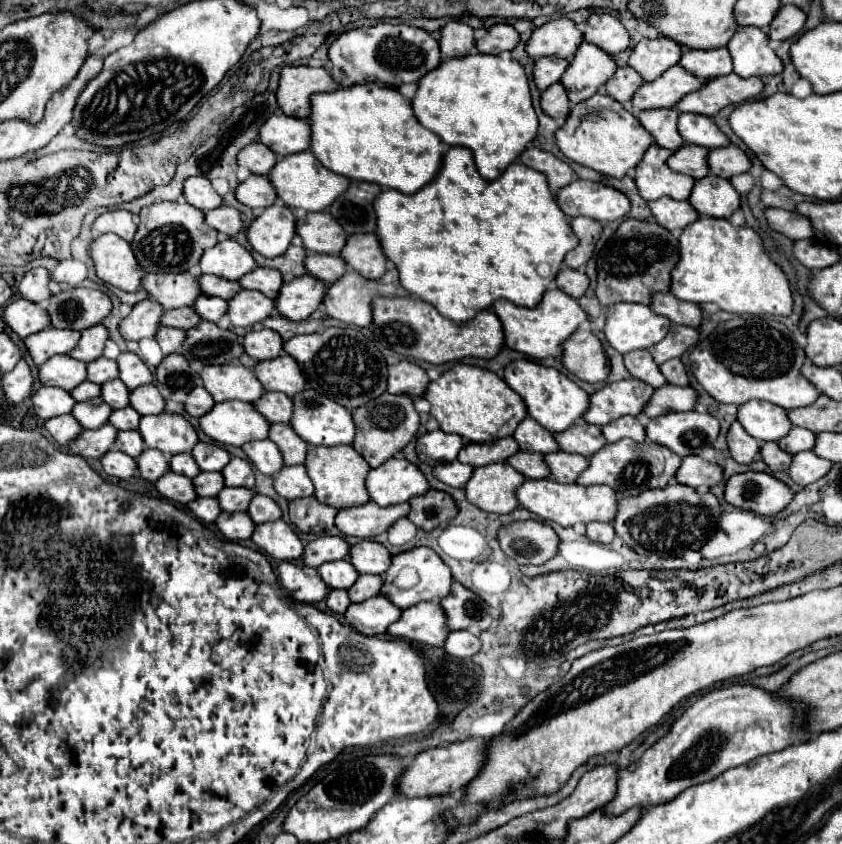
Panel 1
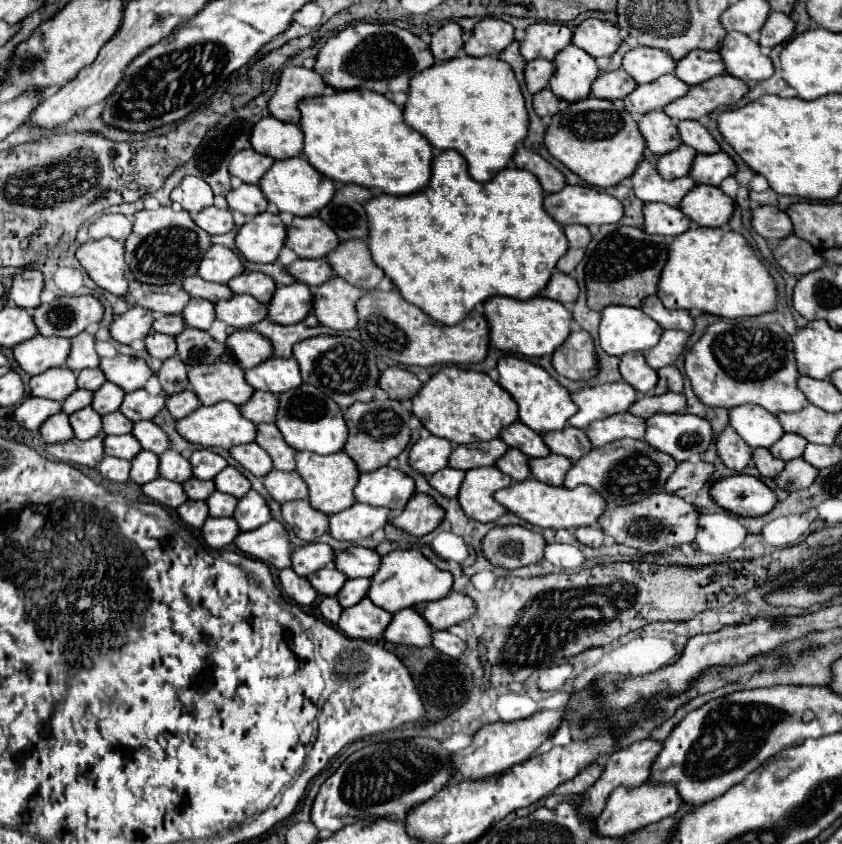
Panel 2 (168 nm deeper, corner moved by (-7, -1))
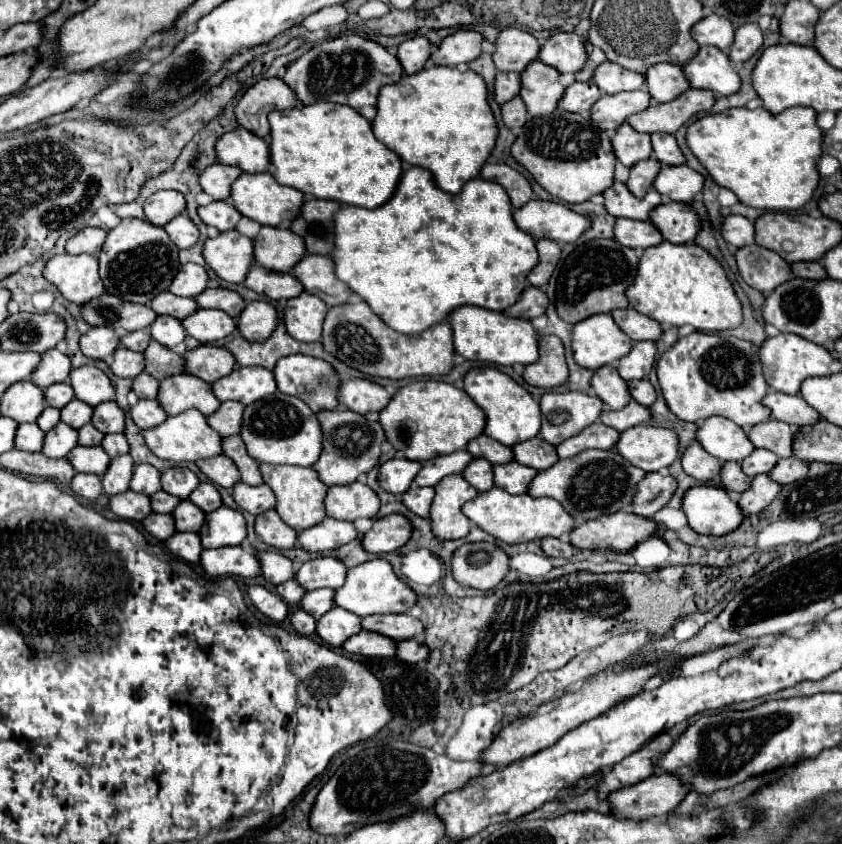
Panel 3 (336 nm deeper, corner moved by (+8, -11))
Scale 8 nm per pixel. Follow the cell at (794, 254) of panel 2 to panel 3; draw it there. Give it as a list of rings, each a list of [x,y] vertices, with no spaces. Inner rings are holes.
[[[747,245],[737,249],[737,267],[747,285],[769,295],[781,283],[791,279],[791,265],[785,263],[775,251],[759,245]]]

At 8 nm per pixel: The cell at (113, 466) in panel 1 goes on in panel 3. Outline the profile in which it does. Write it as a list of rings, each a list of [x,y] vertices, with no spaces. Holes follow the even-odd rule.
[[[77,473],[71,481],[71,489],[77,495],[83,495],[87,499],[97,499],[103,491],[101,491],[101,477],[95,473]]]

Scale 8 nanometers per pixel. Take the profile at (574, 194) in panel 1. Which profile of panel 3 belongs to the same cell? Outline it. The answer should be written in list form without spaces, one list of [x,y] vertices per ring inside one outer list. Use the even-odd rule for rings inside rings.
[[[533,199],[521,209],[515,209],[513,219],[517,227],[533,239],[549,237],[563,243],[577,241],[589,229],[589,219],[585,219],[585,215],[581,217],[557,201]]]

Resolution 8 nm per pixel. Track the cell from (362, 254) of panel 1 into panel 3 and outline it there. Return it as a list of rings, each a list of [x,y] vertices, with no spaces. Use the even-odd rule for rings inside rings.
[[[305,255],[293,269],[293,275],[303,283],[307,293],[321,297],[329,307],[343,305],[353,297],[353,291],[345,287],[333,275],[333,259],[329,255]]]

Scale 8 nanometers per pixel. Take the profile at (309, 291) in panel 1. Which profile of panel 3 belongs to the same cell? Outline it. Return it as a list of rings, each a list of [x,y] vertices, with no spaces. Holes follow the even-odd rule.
[[[267,301],[249,303],[237,319],[237,327],[247,341],[269,339],[269,335],[273,333],[273,327],[277,327],[277,323],[279,323],[277,309]]]

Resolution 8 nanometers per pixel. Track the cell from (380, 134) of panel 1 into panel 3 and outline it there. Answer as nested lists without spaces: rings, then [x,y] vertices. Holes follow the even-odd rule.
[[[321,101],[307,105],[303,109],[271,111],[269,123],[271,123],[271,163],[275,167],[273,175],[281,185],[295,187],[309,197],[333,199],[339,203],[357,205],[365,209],[381,207],[381,203],[387,203],[393,197],[393,191],[397,189],[397,183],[401,181],[403,175],[401,157],[395,151],[389,151],[389,147],[379,143],[379,139],[373,135],[371,121],[365,119],[353,107]]]

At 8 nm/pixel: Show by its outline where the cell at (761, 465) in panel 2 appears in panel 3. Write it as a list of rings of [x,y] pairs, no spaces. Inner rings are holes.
[[[725,463],[723,469],[721,469],[721,481],[725,485],[727,491],[737,491],[737,493],[743,493],[749,489],[749,483],[753,479],[749,479],[749,475],[745,475],[741,471],[741,465],[739,463]]]

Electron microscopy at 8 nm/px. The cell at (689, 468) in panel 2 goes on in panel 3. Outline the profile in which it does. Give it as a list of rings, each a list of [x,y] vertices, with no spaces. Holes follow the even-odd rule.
[[[647,473],[645,479],[637,485],[637,493],[633,499],[633,513],[653,517],[661,507],[669,503],[675,491],[677,481],[671,475]]]

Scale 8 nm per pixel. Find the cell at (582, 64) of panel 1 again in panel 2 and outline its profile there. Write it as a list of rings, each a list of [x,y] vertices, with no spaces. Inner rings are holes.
[[[568,45],[554,57],[554,75],[550,77],[550,89],[562,101],[576,103],[590,95],[590,85],[598,77],[600,69],[592,57],[574,45]]]

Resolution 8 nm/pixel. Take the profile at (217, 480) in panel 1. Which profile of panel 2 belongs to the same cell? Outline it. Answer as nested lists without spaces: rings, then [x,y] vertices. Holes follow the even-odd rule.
[[[190,477],[184,483],[184,493],[192,501],[204,501],[214,491],[214,481],[200,481],[196,477]]]

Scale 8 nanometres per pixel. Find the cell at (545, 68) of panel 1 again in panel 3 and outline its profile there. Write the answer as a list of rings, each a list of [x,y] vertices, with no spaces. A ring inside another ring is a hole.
[[[497,73],[495,79],[495,101],[499,105],[517,97],[521,91],[521,73]]]

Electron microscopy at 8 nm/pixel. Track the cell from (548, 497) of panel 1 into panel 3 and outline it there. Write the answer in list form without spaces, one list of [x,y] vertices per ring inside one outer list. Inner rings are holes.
[[[493,487],[473,501],[463,505],[463,513],[483,531],[495,535],[505,543],[523,543],[523,541],[539,541],[545,537],[567,537],[573,531],[575,521],[573,517],[557,503],[555,499],[541,497],[535,499],[531,495],[509,495],[499,487]]]

